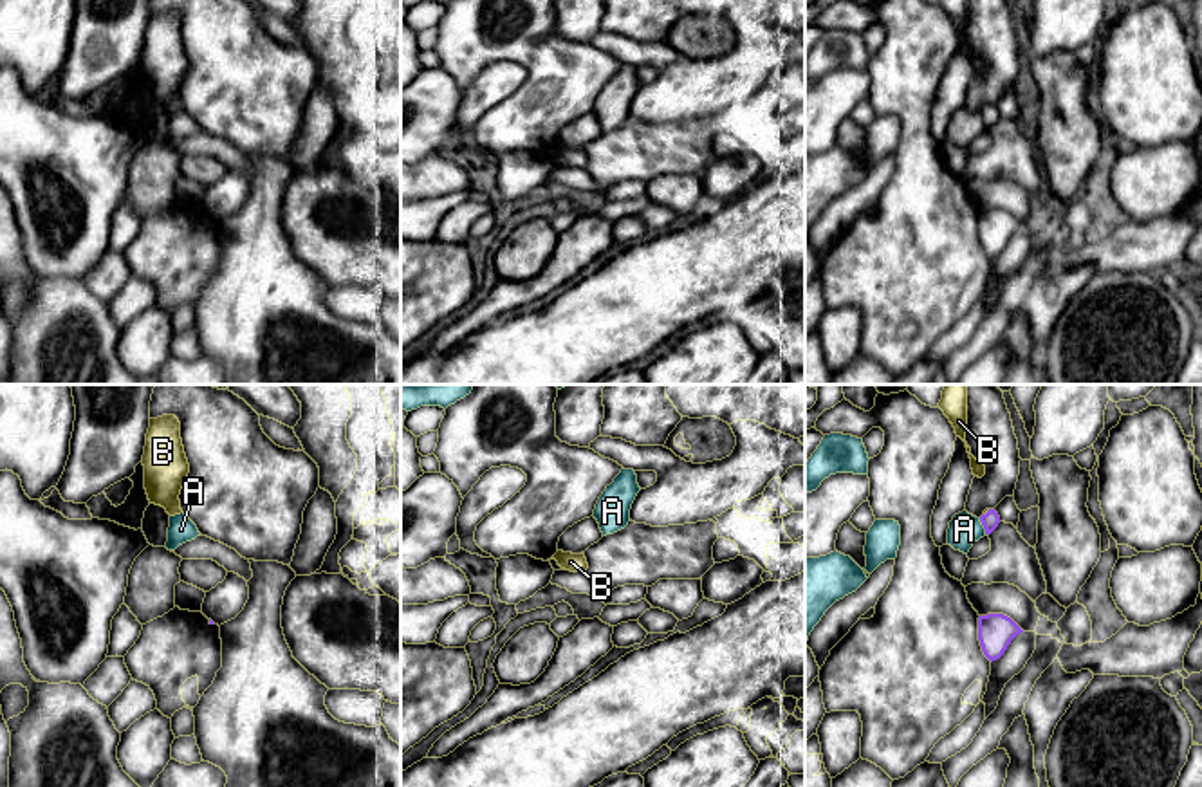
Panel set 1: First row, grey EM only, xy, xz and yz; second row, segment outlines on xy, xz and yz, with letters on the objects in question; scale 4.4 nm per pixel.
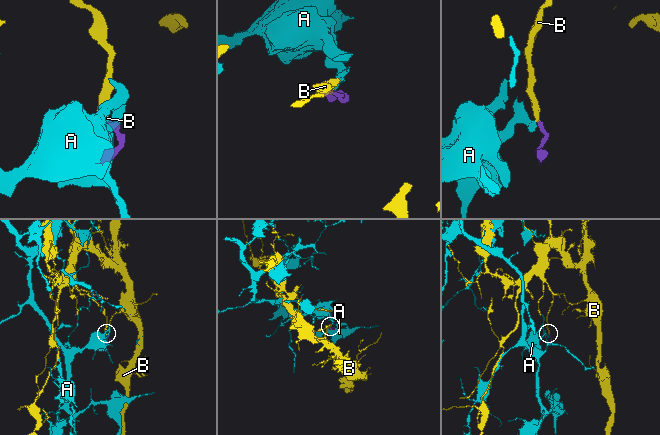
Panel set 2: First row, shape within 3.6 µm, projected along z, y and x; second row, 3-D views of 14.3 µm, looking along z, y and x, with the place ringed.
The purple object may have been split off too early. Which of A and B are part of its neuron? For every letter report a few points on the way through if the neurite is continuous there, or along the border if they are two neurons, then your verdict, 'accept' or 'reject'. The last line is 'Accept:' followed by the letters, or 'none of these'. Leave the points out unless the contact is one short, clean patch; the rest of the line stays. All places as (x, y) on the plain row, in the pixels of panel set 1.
A: border yz (979, 114), (986, 130); reject
B: way yz (989, 116), (986, 109), (986, 105); accept
Accept: B

